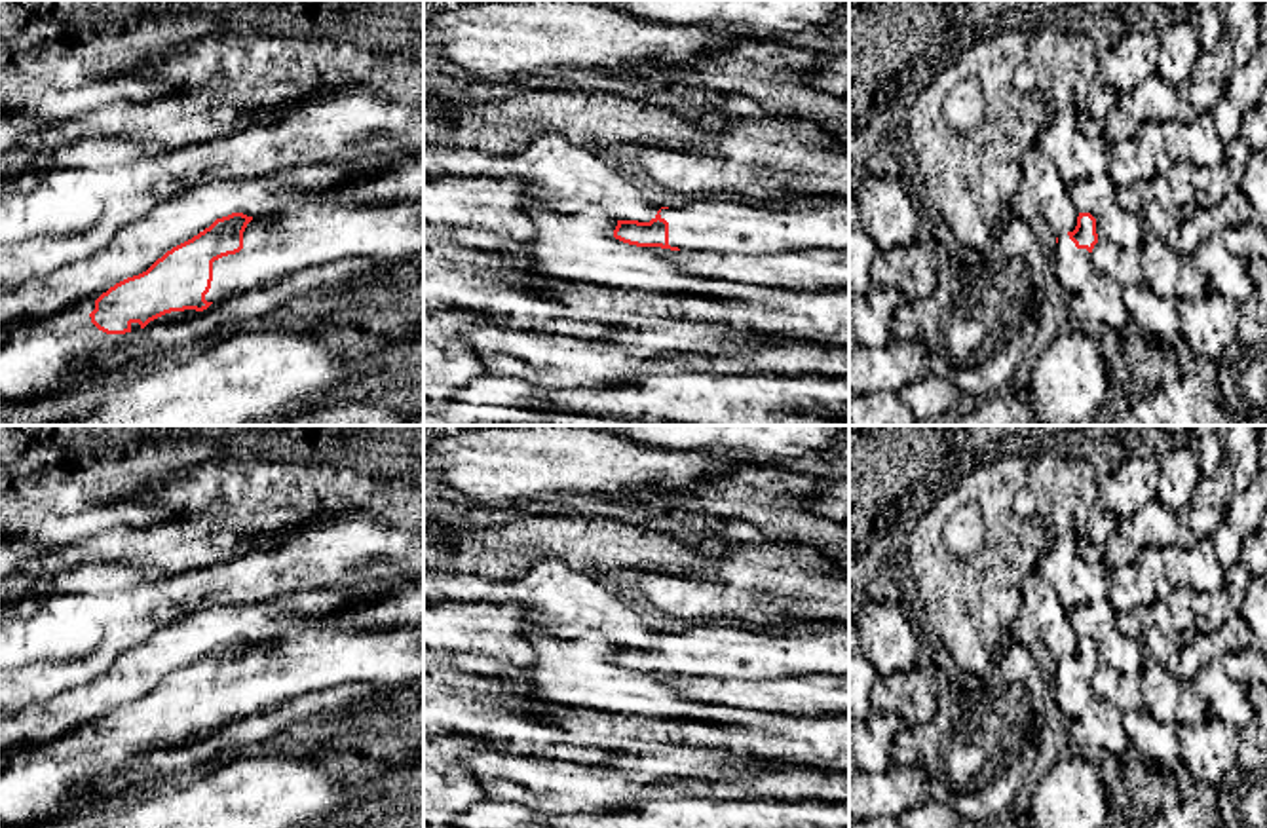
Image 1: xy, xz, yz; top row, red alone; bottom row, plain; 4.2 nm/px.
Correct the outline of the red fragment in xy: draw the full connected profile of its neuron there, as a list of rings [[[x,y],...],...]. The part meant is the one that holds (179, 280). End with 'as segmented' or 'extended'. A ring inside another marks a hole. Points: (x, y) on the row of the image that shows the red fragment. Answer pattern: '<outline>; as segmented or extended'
[[[306,203],[268,218],[217,218],[146,272],[103,292],[87,325],[61,313],[2,344],[0,401],[53,391],[93,372],[101,353],[131,342],[133,323],[144,329],[165,313],[190,321],[224,292],[348,256],[424,258],[424,203]]]; extended

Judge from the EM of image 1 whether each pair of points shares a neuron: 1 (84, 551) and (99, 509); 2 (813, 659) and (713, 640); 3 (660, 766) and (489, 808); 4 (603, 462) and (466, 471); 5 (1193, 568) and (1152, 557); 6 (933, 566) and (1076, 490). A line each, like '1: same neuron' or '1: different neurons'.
1: different neurons
2: same neuron
3: different neurons
4: same neuron
5: same neuron
6: same neuron

